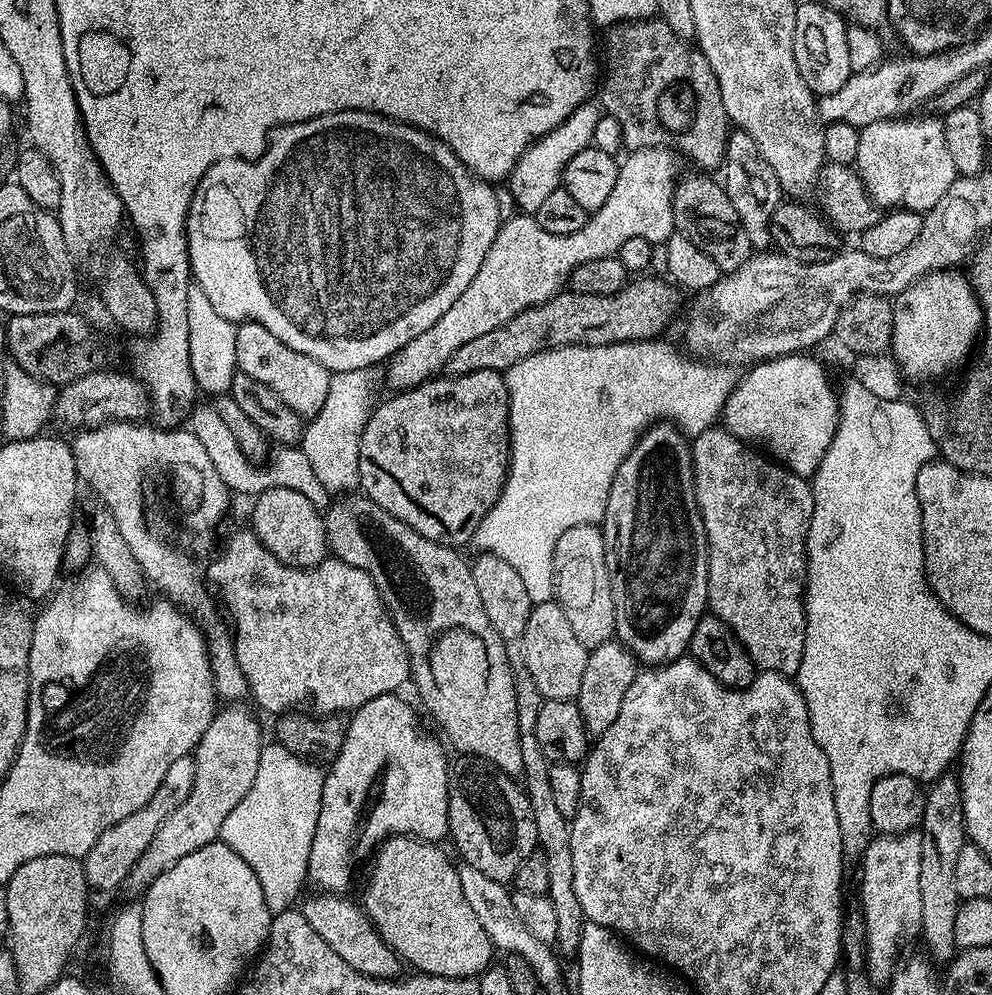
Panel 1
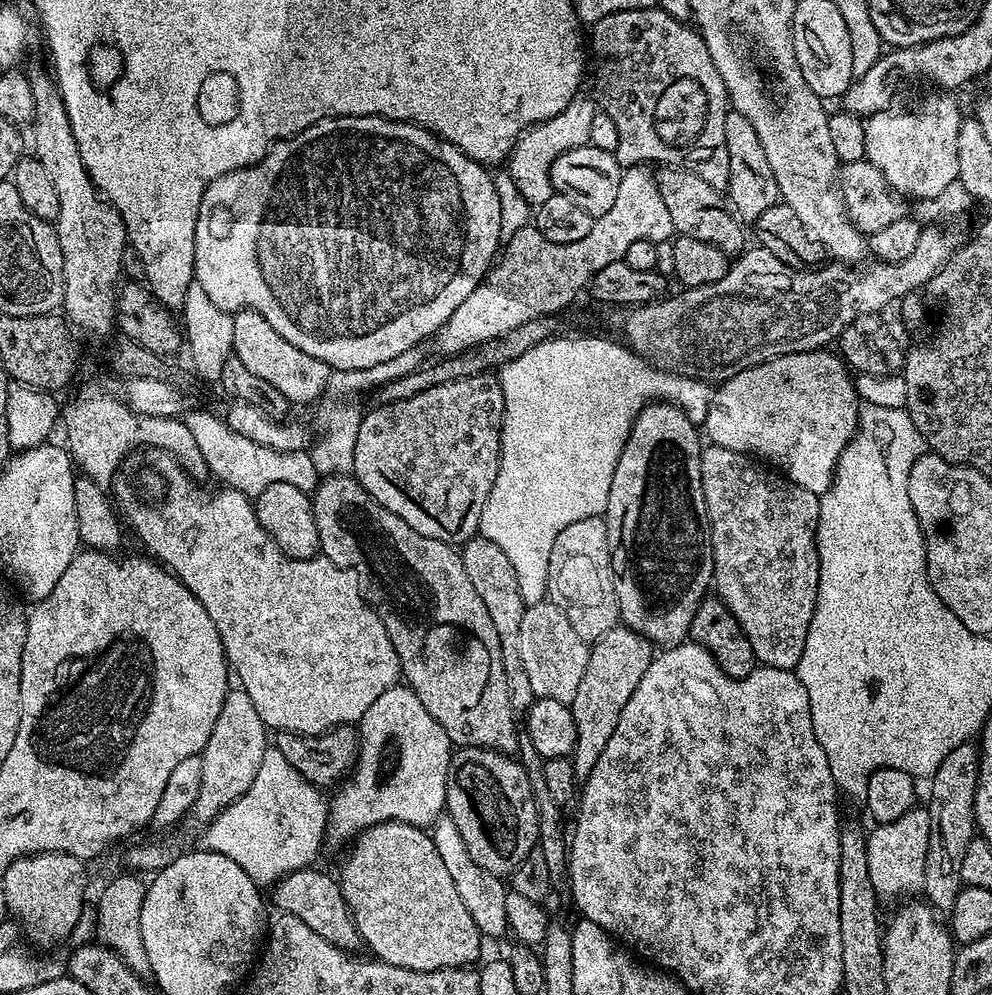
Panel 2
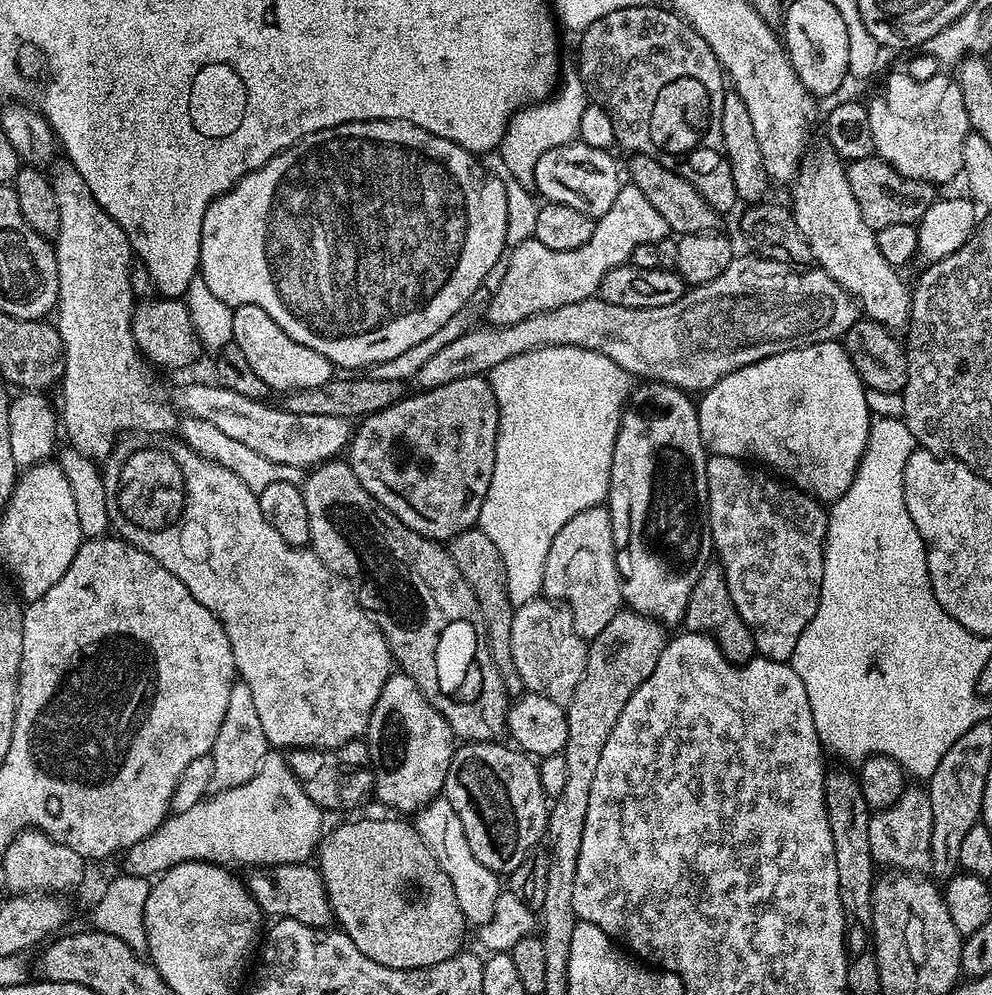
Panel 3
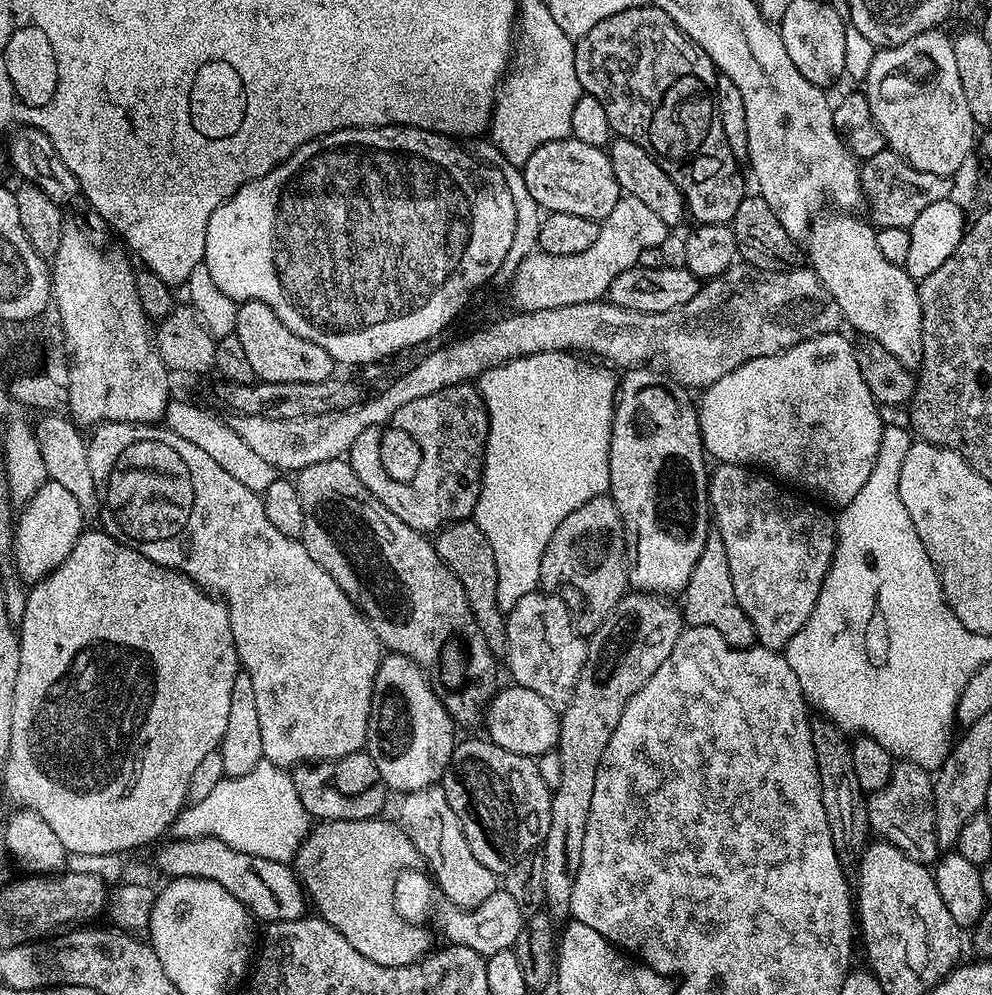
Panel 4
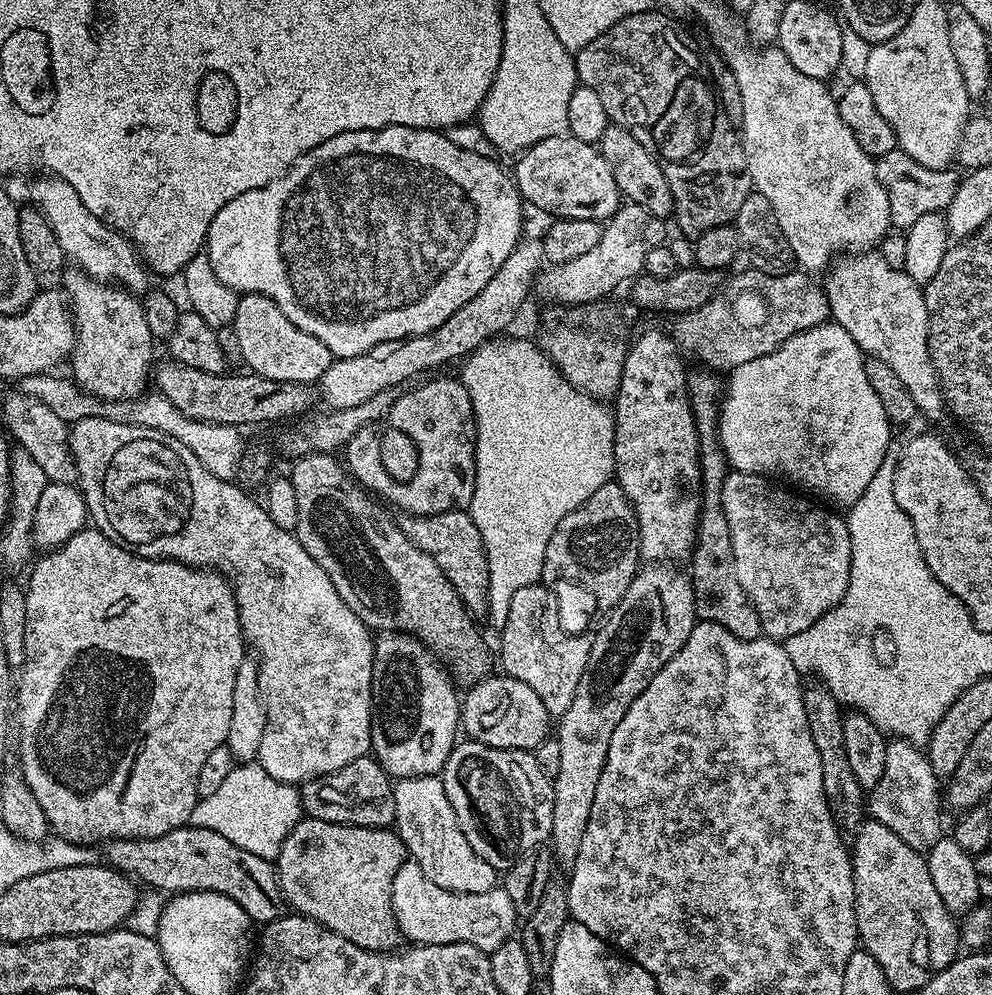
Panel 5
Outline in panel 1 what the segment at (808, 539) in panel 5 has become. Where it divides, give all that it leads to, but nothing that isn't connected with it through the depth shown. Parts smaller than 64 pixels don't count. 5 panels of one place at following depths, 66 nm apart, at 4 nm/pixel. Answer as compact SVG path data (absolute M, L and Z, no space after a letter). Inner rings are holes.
M713 426L702 430L702 434L691 437L692 446L692 473L694 474L694 490L698 510L702 514L702 522L706 530L708 543L708 608L711 615L717 616L742 642L746 654L750 654L760 672L777 672L792 678L802 666L802 650L806 646L806 614L804 613L804 590L808 583L808 555L806 554L806 534L810 530L810 518L814 518L814 494L811 483L805 477L794 474L789 468L769 458L767 455L759 456L755 447L749 446L745 441L737 440L727 428Z

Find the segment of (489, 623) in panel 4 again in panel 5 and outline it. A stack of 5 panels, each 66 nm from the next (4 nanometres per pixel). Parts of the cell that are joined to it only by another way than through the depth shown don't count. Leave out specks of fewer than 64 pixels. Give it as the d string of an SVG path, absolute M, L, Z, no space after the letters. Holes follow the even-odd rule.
M464 510L433 516L404 514L399 517L398 523L402 534L406 534L406 538L410 538L410 542L414 542L418 550L430 554L430 558L438 562L442 574L446 574L448 581L456 587L457 594L473 617L487 617L490 566L482 534L478 534L478 526L474 526L471 515Z

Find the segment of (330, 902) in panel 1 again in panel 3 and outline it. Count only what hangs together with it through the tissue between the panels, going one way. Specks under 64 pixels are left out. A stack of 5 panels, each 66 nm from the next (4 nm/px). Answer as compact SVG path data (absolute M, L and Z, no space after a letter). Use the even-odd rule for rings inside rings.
M308 862L274 864L256 866L249 872L252 873L246 876L248 893L254 898L254 902L258 902L260 911L265 917L293 920L315 928L326 928L333 923L330 898L326 894L326 886L323 878L320 877L319 867Z

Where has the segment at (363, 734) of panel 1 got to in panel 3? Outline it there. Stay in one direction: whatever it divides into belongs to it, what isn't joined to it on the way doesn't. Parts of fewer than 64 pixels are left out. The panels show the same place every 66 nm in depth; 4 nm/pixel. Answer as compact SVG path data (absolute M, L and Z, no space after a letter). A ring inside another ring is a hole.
M397 671L388 677L370 714L366 743L374 777L374 796L386 807L397 808L400 814L415 814L443 793L454 737L446 718L430 706L414 678L405 672Z

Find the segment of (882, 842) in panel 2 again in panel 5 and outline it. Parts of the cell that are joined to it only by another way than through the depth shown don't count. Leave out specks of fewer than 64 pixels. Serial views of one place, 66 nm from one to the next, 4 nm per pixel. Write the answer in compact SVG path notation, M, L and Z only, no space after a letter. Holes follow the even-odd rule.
M892 738L886 746L886 766L882 770L882 778L878 778L878 786L874 786L866 796L866 812L871 819L882 822L889 830L894 830L906 846L915 852L926 854L934 846L936 840L941 839L940 832L940 804L942 808L942 784L934 774L927 755L917 745L909 740Z

